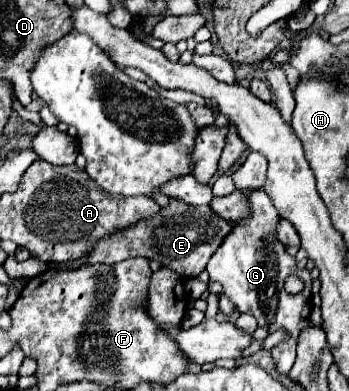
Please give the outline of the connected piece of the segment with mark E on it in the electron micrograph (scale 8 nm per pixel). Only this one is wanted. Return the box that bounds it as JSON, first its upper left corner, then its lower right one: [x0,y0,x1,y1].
[89,199,231,277]

